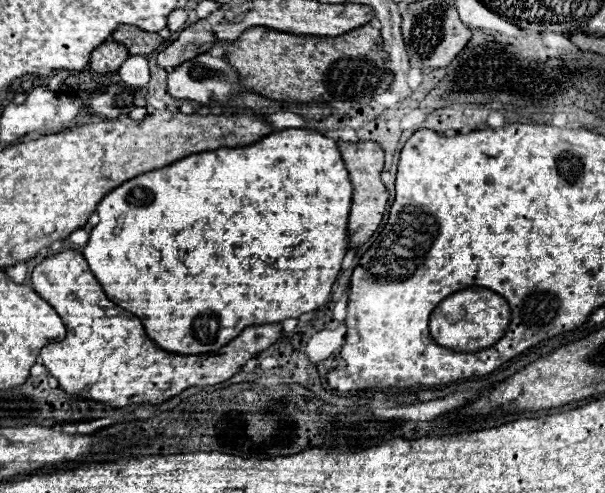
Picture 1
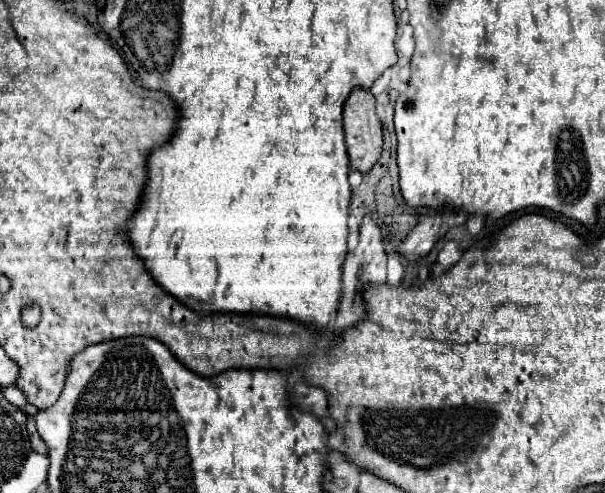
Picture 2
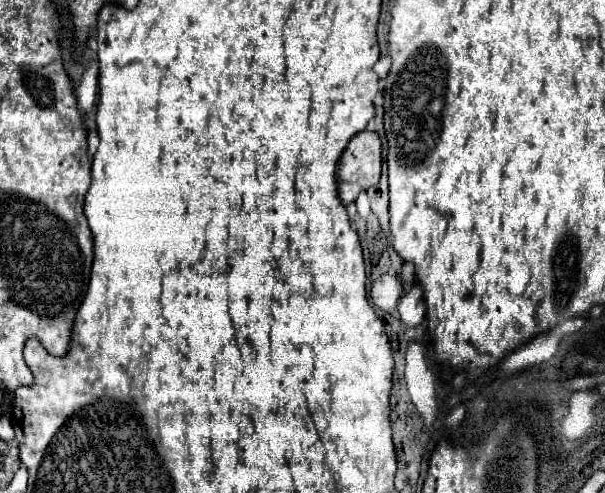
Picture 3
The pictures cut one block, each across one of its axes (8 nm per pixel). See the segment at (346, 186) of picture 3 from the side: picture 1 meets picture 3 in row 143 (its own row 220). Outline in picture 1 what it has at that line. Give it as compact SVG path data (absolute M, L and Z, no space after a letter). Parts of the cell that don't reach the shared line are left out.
M338 142L338 146L354 186L352 210L348 220L348 236L350 236L350 248L358 248L378 230L384 208L388 204L388 192L380 180L382 166L384 166L384 150L376 142Z

